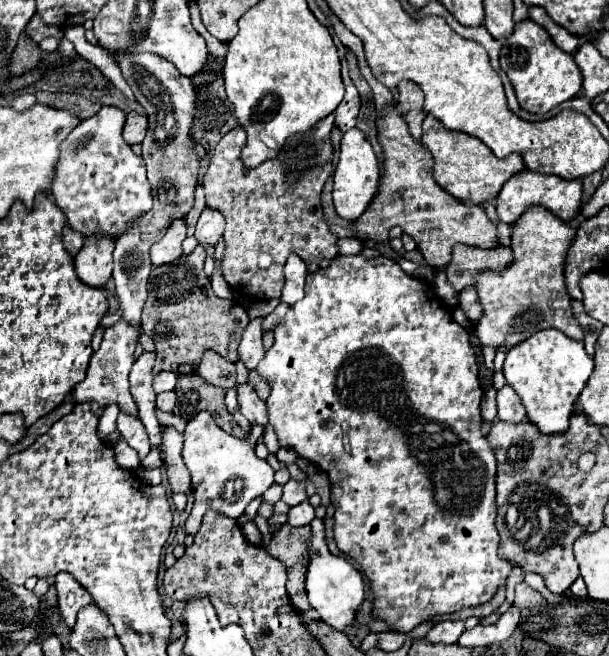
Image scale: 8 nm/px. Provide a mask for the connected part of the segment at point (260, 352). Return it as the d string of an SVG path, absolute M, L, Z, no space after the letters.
M255 318L249 322L243 338L241 338L241 344L239 344L239 360L249 368L249 370L255 370L257 364L261 362L261 358L265 356L265 348L261 344L261 338L263 338L263 330L261 330L261 318Z

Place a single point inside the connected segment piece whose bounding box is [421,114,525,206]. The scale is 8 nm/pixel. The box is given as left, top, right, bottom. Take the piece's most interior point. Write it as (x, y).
(465, 167)

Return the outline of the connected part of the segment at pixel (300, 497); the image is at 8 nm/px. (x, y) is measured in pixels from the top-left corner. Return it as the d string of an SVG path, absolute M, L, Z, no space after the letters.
M289 480L289 482L283 486L283 500L285 500L289 506L297 506L297 504L301 504L303 500L307 500L305 484L303 484L303 482L297 482L297 480Z

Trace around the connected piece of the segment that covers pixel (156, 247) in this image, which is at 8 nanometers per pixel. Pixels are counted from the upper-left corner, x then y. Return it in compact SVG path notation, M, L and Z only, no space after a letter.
M173 220L171 228L167 230L167 234L151 246L151 260L153 266L163 266L163 264L171 264L173 260L177 260L183 254L181 242L187 238L187 230L185 230L185 220Z

